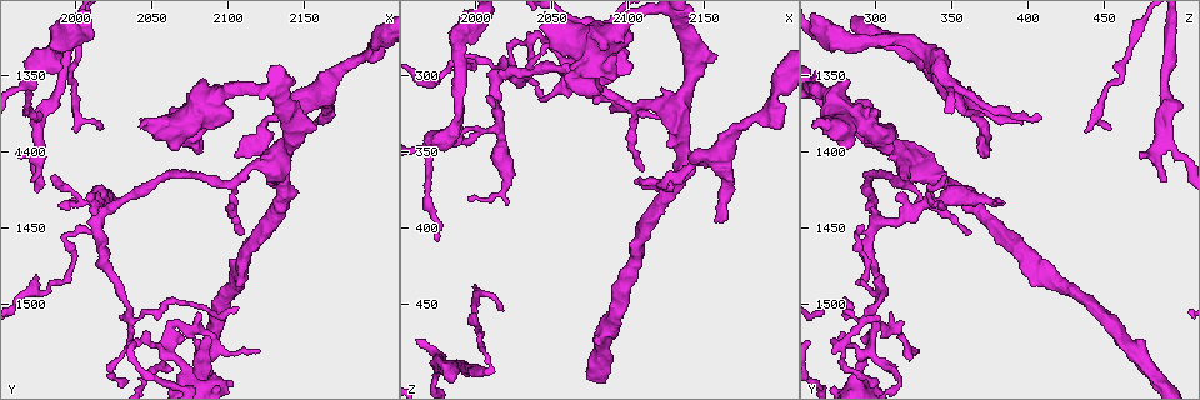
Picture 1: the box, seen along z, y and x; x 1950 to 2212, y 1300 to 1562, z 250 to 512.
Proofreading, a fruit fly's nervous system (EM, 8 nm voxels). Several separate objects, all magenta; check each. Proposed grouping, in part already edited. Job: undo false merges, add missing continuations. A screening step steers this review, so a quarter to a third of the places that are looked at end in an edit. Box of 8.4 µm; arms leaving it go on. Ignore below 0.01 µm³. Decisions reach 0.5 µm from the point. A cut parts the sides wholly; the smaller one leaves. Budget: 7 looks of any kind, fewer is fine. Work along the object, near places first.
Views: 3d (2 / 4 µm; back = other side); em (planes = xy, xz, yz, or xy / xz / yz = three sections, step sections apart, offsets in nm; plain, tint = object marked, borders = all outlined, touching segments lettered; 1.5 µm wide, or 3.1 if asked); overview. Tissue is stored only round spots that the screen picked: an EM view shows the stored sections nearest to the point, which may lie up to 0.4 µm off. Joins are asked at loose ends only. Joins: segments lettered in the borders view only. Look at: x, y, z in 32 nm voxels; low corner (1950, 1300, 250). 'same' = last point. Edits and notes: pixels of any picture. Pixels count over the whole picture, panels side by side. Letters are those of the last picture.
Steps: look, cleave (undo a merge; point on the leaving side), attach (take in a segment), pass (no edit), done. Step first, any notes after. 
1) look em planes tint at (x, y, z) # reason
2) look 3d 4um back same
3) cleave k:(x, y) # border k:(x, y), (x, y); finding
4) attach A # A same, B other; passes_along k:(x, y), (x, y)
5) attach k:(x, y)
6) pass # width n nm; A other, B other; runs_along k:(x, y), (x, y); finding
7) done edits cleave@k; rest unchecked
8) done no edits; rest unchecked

look 3d 2um at (2018, 1384, 452) # branch stops here

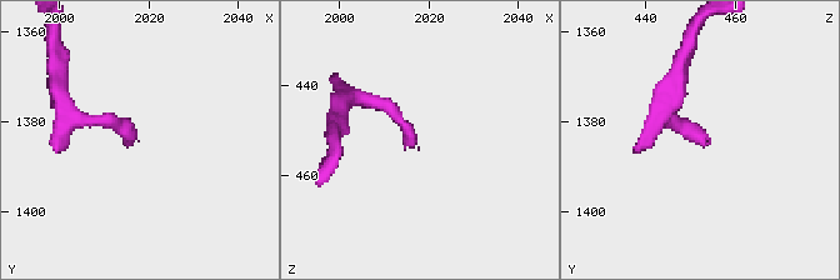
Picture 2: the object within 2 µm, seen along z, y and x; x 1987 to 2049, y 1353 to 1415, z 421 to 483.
look em planes borders at (2017, 1385, 453)

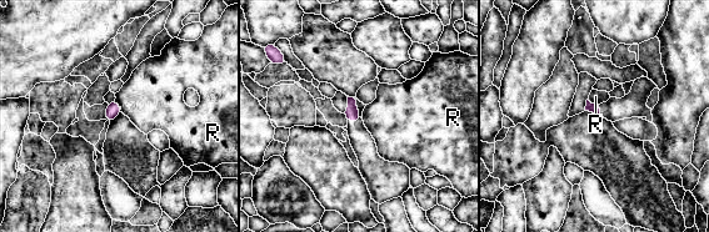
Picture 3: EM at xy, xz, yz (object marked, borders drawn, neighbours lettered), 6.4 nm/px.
pass # R other; border 3:(588, 99), (598, 105); none of them fits

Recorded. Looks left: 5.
look 3d 4um at (2158, 1382, 396) # branch stops here

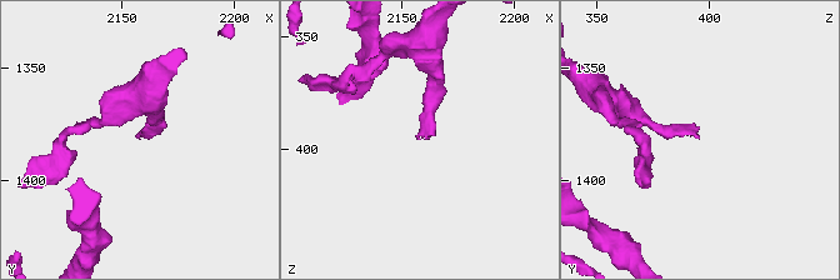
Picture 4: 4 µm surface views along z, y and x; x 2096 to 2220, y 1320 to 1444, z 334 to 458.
look em planes plain at (2157, 1383, 395) # need the tissue

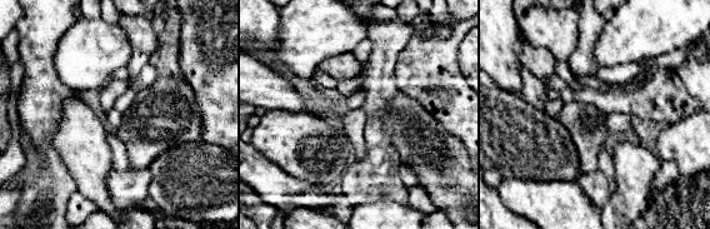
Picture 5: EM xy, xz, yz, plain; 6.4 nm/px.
look em planes borders same # what lies round it

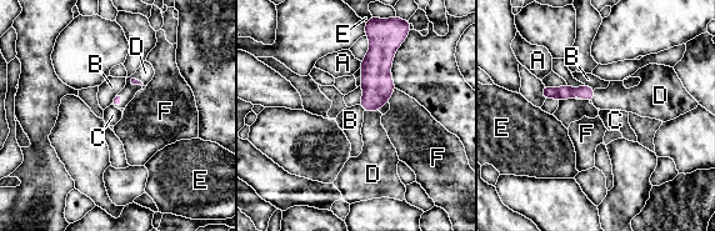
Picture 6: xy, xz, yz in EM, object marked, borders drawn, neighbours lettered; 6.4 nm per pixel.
attach D # A other, B other, C other, D same, E other, F other; the neuron continues

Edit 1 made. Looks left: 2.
look 3d 2um at (2038, 1426, 298) # thin neck

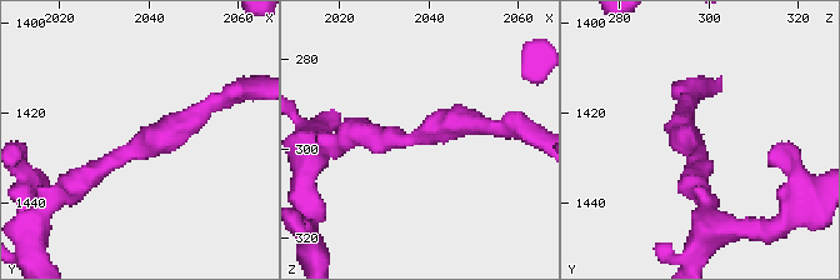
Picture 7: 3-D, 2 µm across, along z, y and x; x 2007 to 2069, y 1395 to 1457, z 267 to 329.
look em 3.1um planes borders at (2036, 1428, 297)

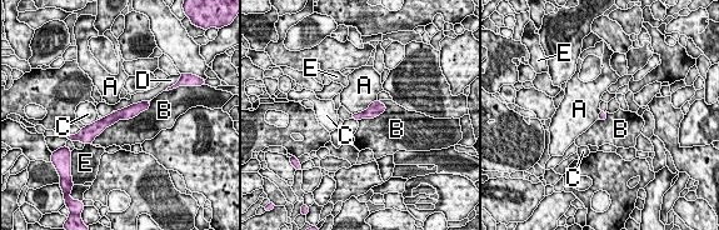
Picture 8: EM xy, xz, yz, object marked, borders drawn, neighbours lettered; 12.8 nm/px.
pass # width 100 nm; A other, B other, C other, D other, E other; border 8:(377, 99), (362, 111), (351, 114); all the same neuron

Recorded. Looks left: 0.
done edits attach@6; rest unchecked

